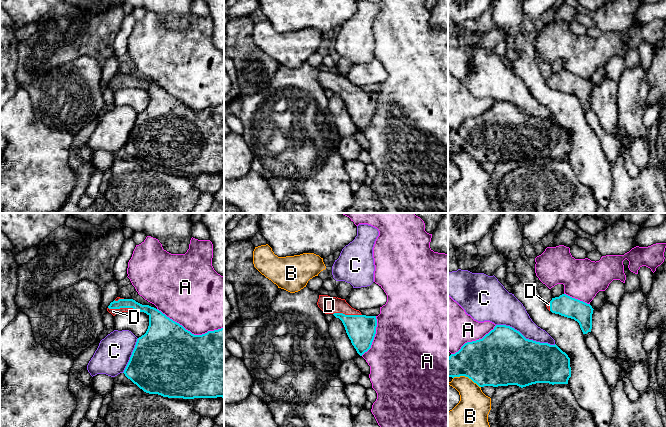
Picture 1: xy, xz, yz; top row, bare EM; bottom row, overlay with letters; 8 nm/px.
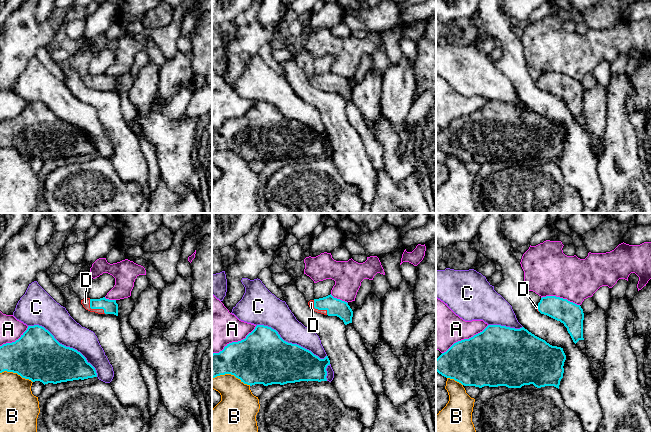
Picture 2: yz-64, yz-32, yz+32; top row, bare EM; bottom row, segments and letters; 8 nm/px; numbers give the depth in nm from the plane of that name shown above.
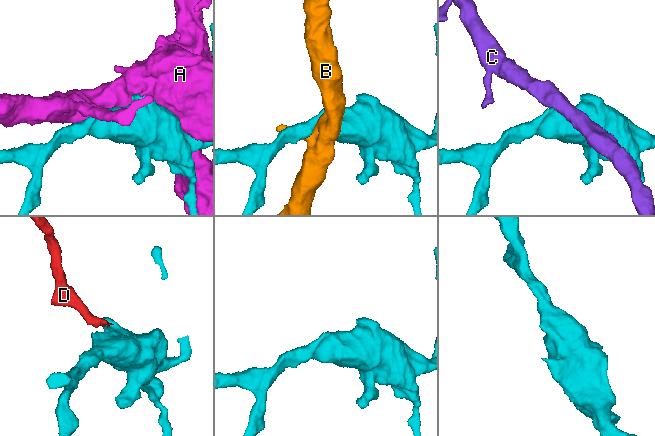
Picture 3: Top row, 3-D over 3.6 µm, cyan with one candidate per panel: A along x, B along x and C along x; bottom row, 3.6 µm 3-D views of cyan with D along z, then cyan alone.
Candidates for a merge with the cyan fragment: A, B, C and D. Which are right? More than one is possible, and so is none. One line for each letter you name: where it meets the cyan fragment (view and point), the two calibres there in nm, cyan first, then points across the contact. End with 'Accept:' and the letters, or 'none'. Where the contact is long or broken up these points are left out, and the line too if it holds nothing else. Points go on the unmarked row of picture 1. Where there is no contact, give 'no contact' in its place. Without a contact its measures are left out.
D: xz (347, 91) | 240/140 nm | across xz (361, 105), (347, 91), (337, 82), (329, 81)
Accept: D

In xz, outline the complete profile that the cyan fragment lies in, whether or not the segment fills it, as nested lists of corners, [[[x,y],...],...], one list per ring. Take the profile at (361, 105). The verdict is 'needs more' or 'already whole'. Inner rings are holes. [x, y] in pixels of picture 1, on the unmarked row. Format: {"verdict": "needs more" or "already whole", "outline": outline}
{"verdict": "needs more", "outline": [[[319,71],[317,81],[325,90],[333,90],[342,97],[352,121],[360,132],[371,124],[376,110],[376,92],[362,91],[345,75],[328,71]]]}

